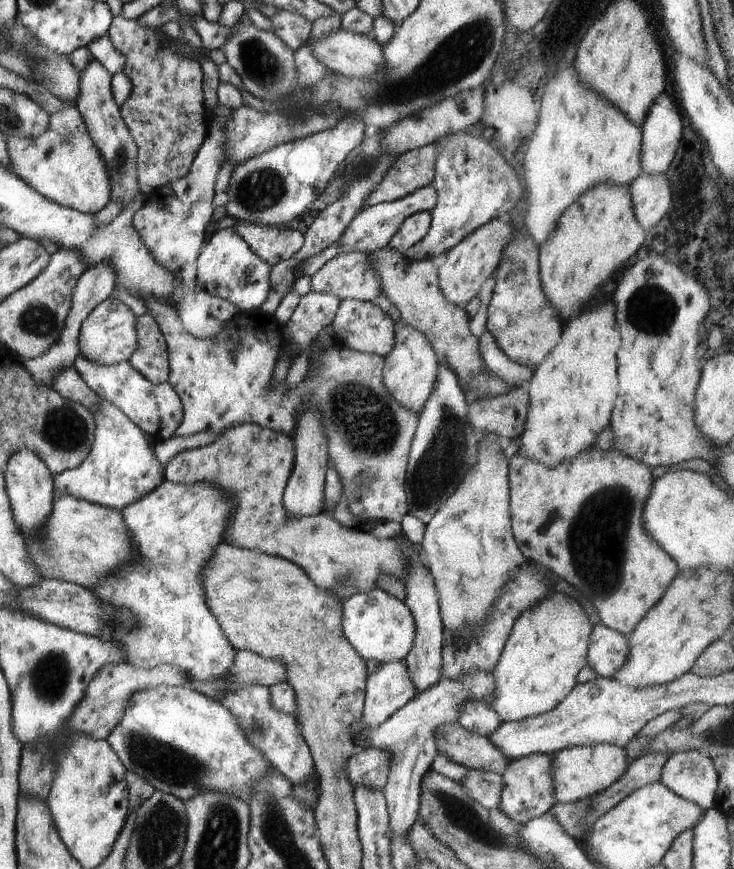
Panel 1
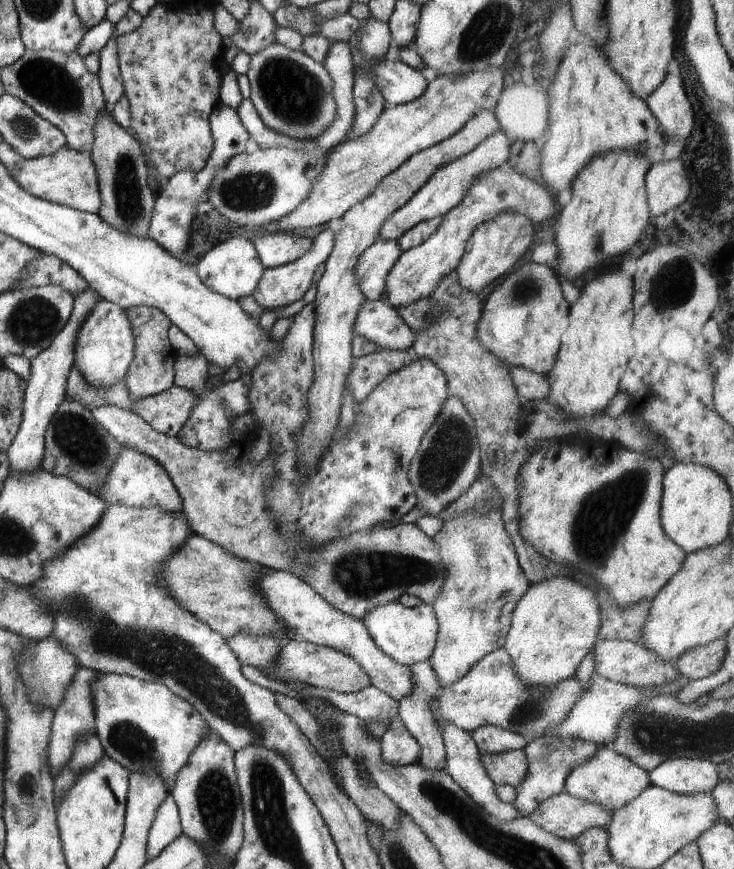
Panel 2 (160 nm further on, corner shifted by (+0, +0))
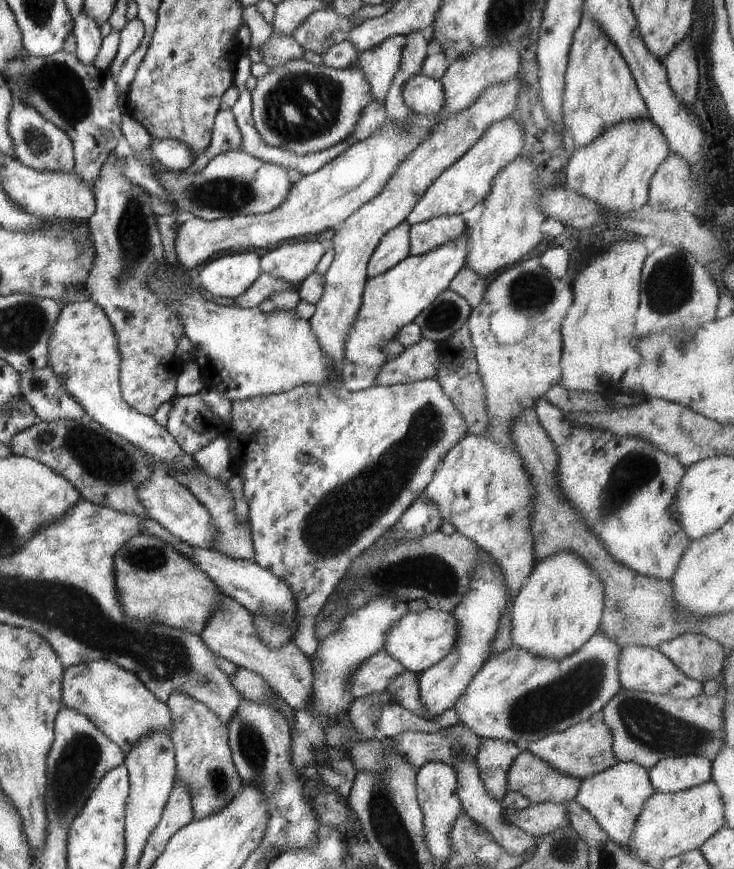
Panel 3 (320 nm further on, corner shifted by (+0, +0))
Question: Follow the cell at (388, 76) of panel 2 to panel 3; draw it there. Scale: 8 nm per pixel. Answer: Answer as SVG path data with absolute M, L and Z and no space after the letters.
M422 73L413 76L405 84L403 99L416 115L442 117L445 94L440 81Z

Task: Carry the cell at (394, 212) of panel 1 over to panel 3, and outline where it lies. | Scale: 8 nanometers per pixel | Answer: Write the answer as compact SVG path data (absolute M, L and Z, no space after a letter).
M512 115L492 124L464 156L442 172L432 183L412 212L409 212L406 222L412 226L434 217L445 214L462 214L478 207L489 193L494 176L522 154L524 143L525 134L522 125Z

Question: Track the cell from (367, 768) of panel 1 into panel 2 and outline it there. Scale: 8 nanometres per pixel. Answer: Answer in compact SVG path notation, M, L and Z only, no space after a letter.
M400 717L390 723L379 743L383 761L390 767L418 764L420 747Z

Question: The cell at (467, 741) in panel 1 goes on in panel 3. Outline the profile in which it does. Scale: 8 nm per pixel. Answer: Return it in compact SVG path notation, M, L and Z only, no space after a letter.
M522 750L507 772L510 791L517 792L532 803L564 805L578 794L581 779L558 772L541 757Z

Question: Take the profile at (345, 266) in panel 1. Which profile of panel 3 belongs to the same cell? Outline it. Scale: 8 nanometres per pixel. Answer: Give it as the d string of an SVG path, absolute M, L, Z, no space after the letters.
M404 221L380 239L367 266L370 279L392 270L399 262L410 257L410 229L411 226Z

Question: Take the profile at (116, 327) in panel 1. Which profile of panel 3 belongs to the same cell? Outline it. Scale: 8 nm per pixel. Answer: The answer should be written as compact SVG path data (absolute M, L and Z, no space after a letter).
M90 300L66 302L60 311L59 319L56 320L55 327L49 338L46 367L50 367L53 370L53 374L63 384L66 392L100 426L117 434L160 465L167 465L170 469L175 468L176 471L179 469L192 471L193 467L197 466L193 456L184 452L174 440L174 437L165 428L154 422L152 417L134 410L122 398L119 381L120 359L119 343L117 342L115 330L112 328L108 317L102 312L102 309Z

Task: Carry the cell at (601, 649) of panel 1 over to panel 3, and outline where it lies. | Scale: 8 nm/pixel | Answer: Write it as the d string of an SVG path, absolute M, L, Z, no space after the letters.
M642 645L621 647L619 656L619 681L624 689L657 695L672 695L677 699L691 699L703 694L703 683L686 676L657 648Z

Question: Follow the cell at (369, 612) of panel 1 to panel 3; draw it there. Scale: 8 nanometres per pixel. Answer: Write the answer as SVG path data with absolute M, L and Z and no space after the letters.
M426 608L403 616L387 634L384 650L400 661L408 671L423 673L440 662L459 639L459 624L452 613Z

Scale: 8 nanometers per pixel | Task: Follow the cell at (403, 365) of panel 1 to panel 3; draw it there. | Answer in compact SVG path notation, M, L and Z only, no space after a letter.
M426 379L405 385L374 385L361 391L351 391L346 388L329 389L319 385L298 385L283 393L234 401L231 405L231 423L223 424L221 435L228 439L229 455L235 476L240 475L244 480L242 486L249 508L248 518L255 554L254 562L287 583L295 597L295 616L297 617L297 631L292 640L304 656L312 657L319 643L315 621L325 602L337 590L353 560L368 551L381 534L395 525L403 512L432 482L433 476L449 450L467 436L467 424L450 397L443 391L438 379Z

